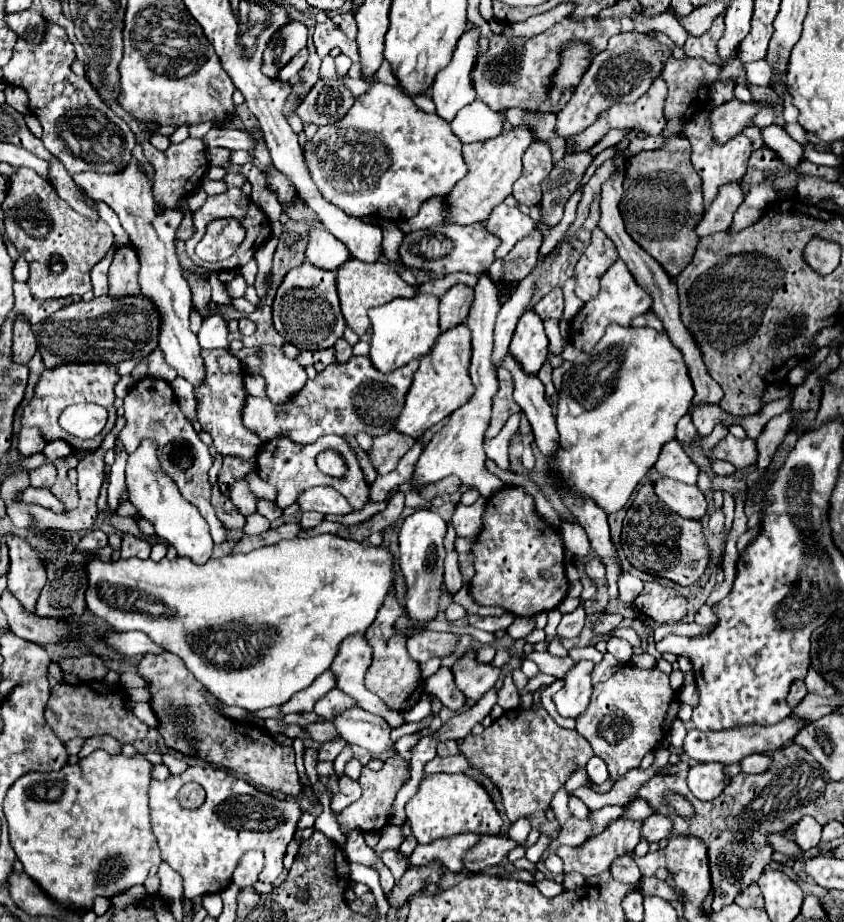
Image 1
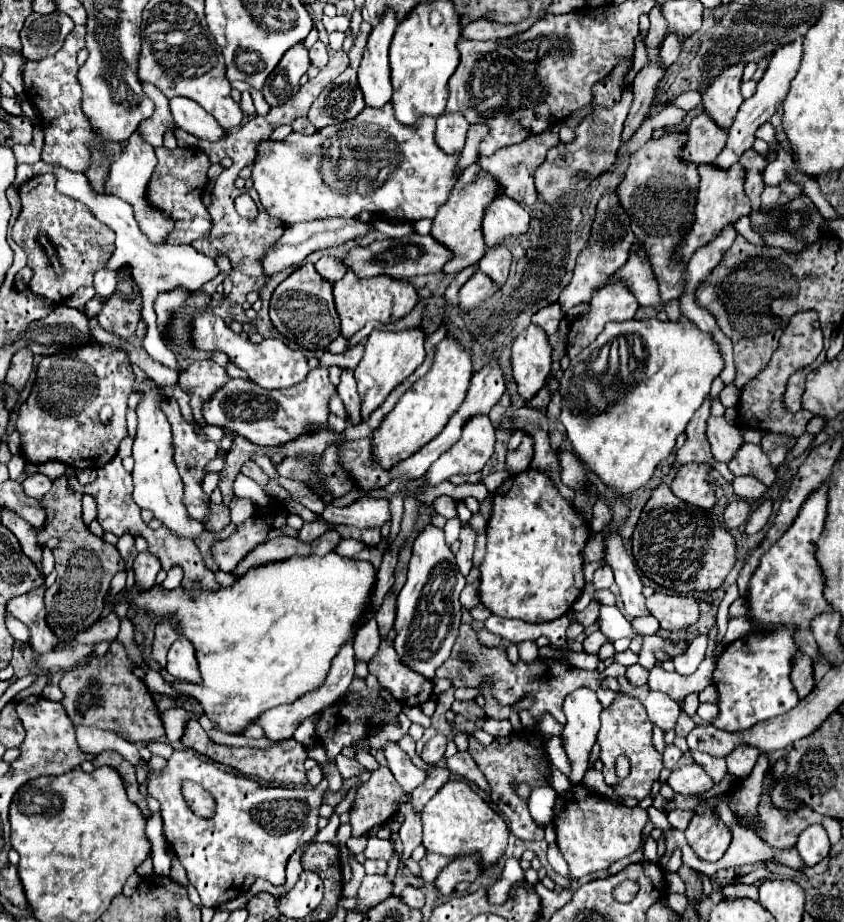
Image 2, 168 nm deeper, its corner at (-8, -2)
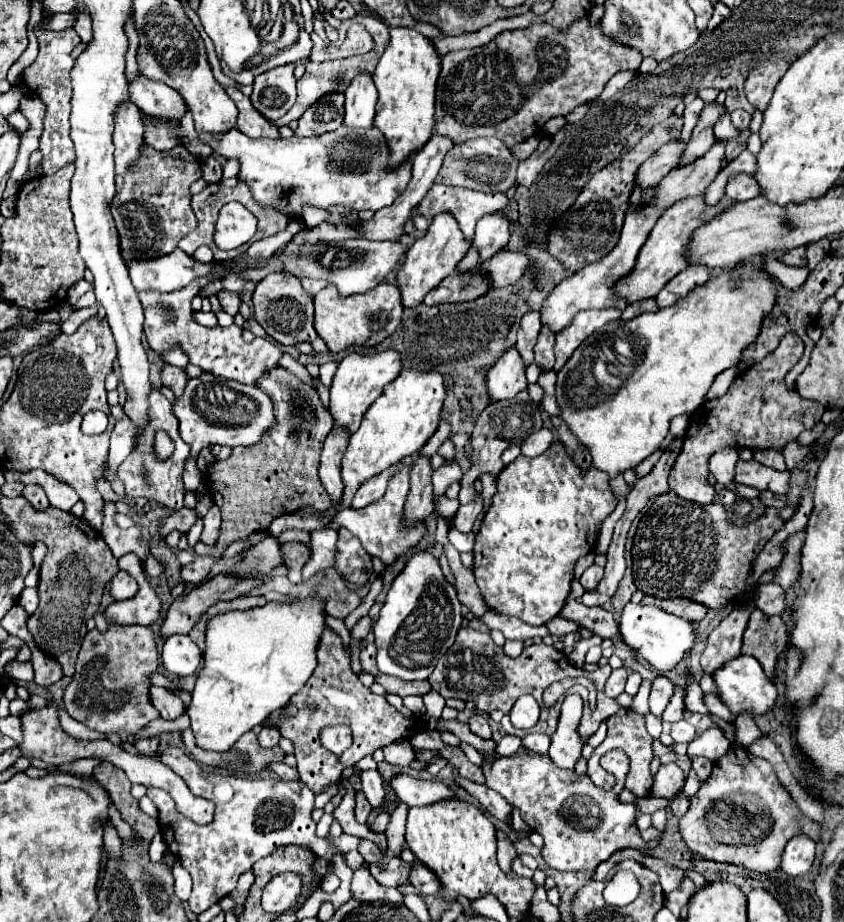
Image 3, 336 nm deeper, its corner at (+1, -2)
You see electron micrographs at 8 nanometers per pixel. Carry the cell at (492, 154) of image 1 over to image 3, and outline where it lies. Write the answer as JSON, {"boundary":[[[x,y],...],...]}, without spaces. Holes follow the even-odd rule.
{"boundary":[[[438,214],[432,224],[428,226],[428,232],[414,242],[414,246],[406,252],[406,260],[398,270],[398,288],[402,292],[402,304],[406,308],[418,306],[424,296],[436,288],[438,282],[442,282],[448,274],[456,270],[456,264],[464,258],[470,244],[466,242],[464,234],[460,234],[460,228],[456,226],[456,220],[450,214]]]}

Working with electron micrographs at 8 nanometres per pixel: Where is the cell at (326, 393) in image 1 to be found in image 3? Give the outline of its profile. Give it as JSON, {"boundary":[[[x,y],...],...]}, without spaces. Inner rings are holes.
{"boundary":[[[200,374],[198,378],[190,378],[182,396],[172,404],[172,414],[180,422],[182,440],[190,446],[190,456],[184,462],[182,474],[186,492],[196,492],[200,486],[202,472],[198,470],[196,460],[202,448],[210,444],[224,444],[230,448],[256,444],[264,430],[274,422],[272,400],[260,388],[216,378],[214,374]]]}

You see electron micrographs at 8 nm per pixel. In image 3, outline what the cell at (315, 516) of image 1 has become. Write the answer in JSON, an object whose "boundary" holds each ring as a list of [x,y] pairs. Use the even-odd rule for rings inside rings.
{"boundary":[[[288,542],[288,544],[282,544],[282,550],[284,550],[284,564],[288,568],[288,580],[292,584],[300,584],[300,572],[304,568],[304,564],[308,562],[310,554],[308,554],[308,548],[304,544],[298,544],[298,542]]]}

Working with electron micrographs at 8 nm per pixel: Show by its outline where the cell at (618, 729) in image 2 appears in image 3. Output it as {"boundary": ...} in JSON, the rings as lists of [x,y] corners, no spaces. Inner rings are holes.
{"boundary":[[[622,710],[614,716],[608,718],[608,736],[606,740],[594,750],[594,754],[590,756],[588,760],[588,778],[598,784],[598,776],[602,772],[598,760],[602,758],[602,754],[606,754],[608,750],[614,750],[614,748],[620,748],[628,754],[630,758],[630,772],[628,772],[628,778],[626,778],[626,790],[630,790],[636,798],[644,798],[648,796],[648,790],[652,786],[652,772],[650,772],[650,762],[652,762],[652,736],[646,732],[646,726],[644,726],[644,716],[642,714],[636,714],[634,710]]]}

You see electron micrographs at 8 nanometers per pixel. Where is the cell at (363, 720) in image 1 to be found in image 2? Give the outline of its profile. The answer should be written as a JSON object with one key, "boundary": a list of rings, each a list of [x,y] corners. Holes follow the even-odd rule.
{"boundary":[[[387,742],[383,746],[383,754],[387,758],[387,768],[405,792],[413,792],[425,780],[425,772],[419,770],[395,742]]]}

